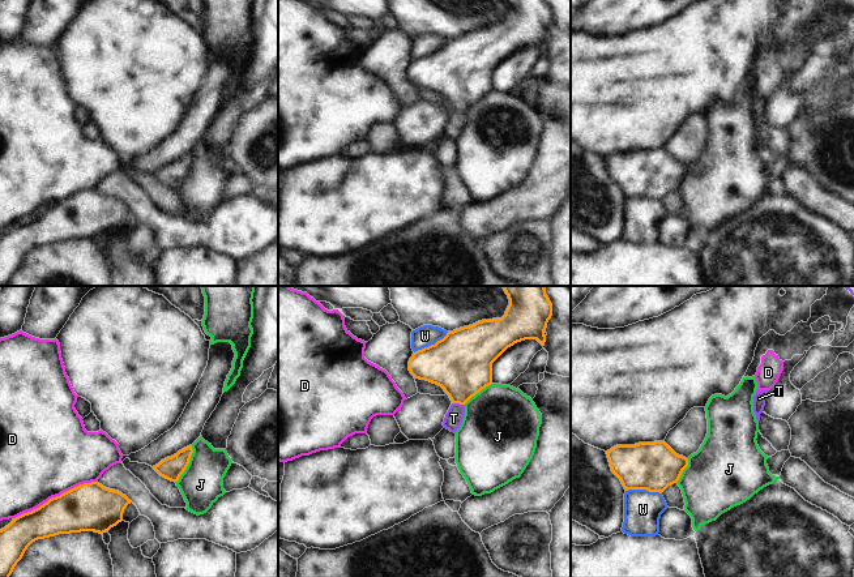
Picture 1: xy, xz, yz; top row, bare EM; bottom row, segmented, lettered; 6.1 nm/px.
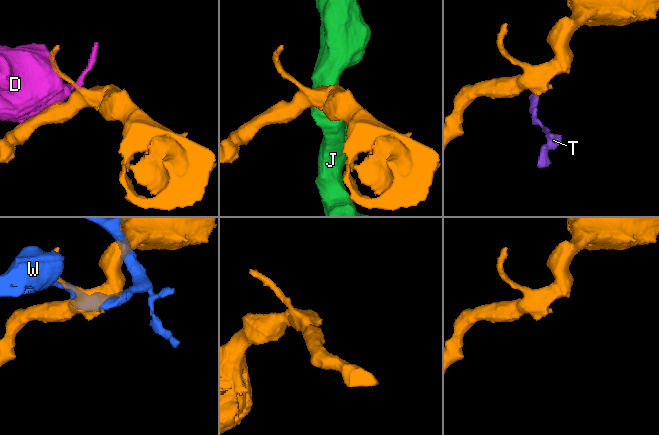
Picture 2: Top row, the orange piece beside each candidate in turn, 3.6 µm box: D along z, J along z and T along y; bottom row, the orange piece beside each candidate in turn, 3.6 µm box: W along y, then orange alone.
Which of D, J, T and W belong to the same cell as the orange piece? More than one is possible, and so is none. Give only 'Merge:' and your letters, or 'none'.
Merge: T

